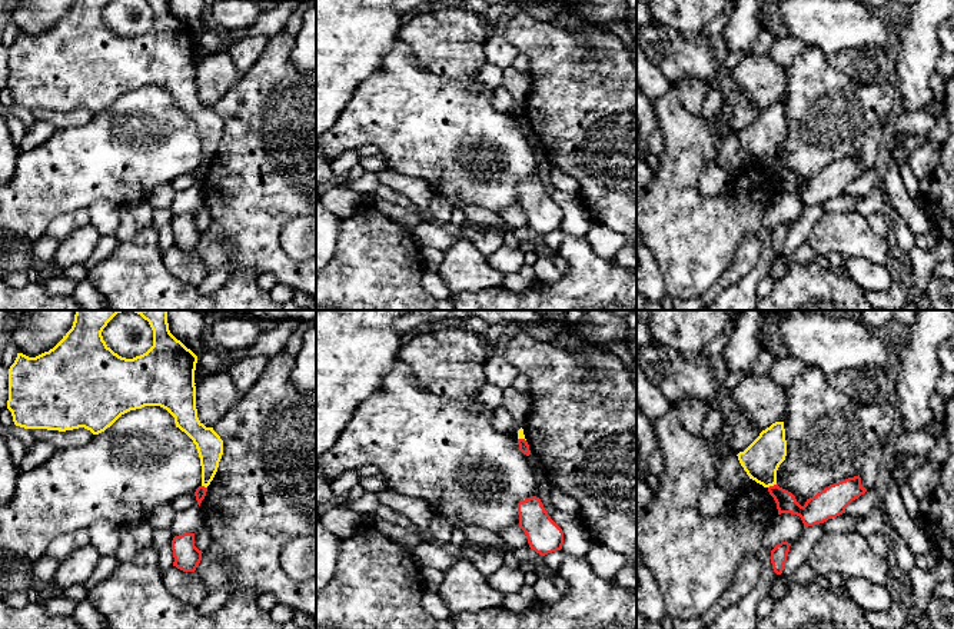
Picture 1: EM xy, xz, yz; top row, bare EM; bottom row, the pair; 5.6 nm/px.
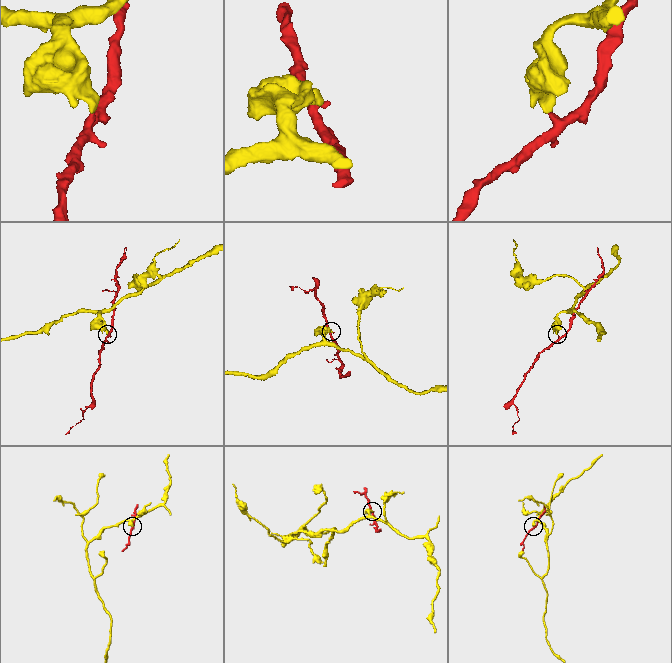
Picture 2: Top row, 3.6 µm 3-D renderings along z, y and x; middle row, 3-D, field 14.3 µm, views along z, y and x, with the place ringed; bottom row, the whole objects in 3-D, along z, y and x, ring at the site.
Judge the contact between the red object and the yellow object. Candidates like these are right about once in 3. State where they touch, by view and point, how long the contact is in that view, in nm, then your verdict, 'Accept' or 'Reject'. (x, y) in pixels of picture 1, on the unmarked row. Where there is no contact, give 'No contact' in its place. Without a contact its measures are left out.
Touches red at yz (771, 166). Shared border 50 nm. Reject

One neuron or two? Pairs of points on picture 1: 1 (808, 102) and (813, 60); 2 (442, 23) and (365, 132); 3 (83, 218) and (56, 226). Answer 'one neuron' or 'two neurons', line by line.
1: one neuron
2: two neurons
3: one neuron

